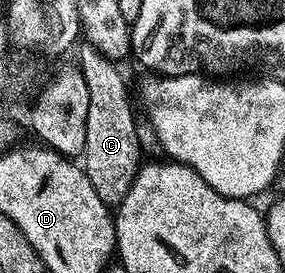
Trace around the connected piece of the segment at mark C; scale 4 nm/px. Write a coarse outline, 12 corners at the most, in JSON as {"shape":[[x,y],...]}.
{"shape":[[81,43],[90,90],[82,167],[119,206],[142,163],[117,61]]}

